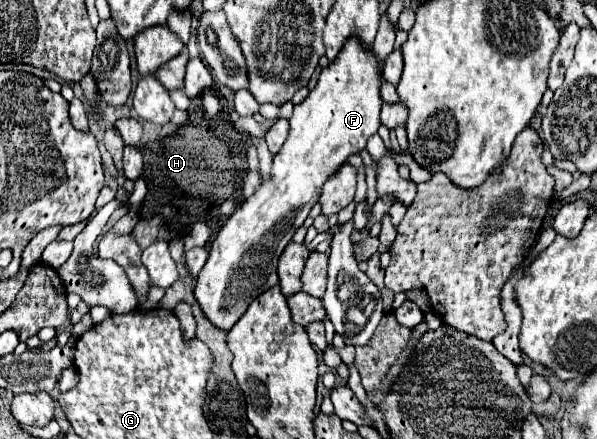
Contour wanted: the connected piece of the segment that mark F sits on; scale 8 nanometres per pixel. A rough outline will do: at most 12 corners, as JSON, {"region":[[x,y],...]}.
{"region":[[354,38],[294,106],[270,178],[226,220],[194,296],[230,330],[278,284],[324,182],[380,126]]}

